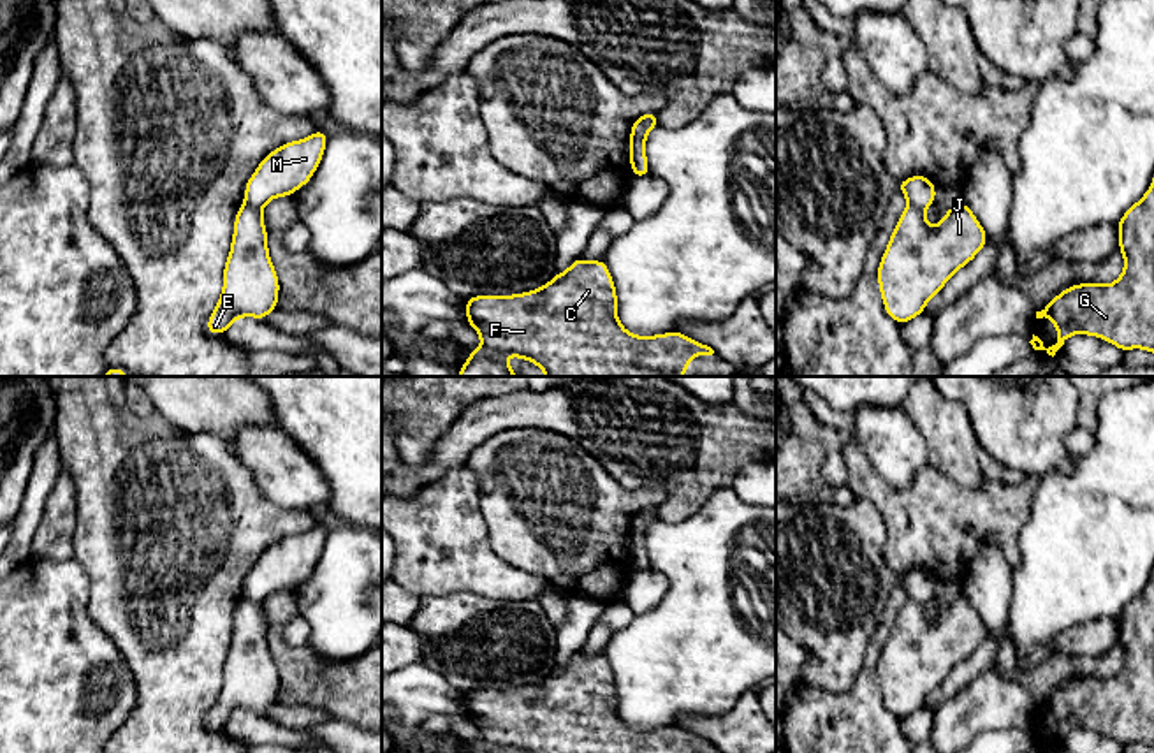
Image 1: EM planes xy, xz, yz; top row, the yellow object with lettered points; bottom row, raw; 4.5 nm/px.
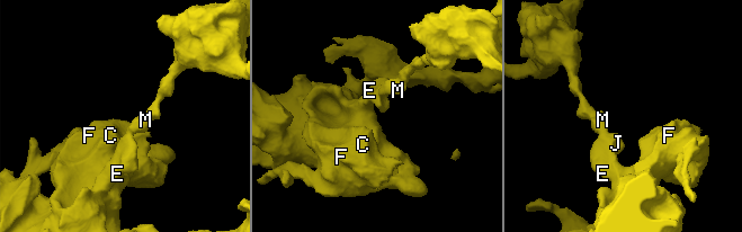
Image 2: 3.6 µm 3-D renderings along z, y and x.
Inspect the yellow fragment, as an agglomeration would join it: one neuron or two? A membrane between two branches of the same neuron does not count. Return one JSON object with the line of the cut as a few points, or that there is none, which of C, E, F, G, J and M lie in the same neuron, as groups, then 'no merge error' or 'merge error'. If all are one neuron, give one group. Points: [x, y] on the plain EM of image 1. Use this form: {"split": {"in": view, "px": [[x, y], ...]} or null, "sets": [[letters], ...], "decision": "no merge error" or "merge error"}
{"split": {"in": "xy", "px": [[245, 597], [261, 604]]}, "sets": [["C", "E", "F", "G", "J"], ["M"]], "decision": "merge error"}

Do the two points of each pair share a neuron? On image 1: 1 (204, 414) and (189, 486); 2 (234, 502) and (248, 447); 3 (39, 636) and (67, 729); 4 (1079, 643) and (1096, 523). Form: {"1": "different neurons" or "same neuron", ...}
{"1": "different neurons", "2": "different neurons", "3": "same neuron", "4": "different neurons"}

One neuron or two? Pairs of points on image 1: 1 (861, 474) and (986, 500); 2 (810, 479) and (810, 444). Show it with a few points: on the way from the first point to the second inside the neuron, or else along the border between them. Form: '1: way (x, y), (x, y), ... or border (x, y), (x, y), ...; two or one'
1: way (892, 504), (954, 504); one
2: way (810, 470), (810, 453); one

